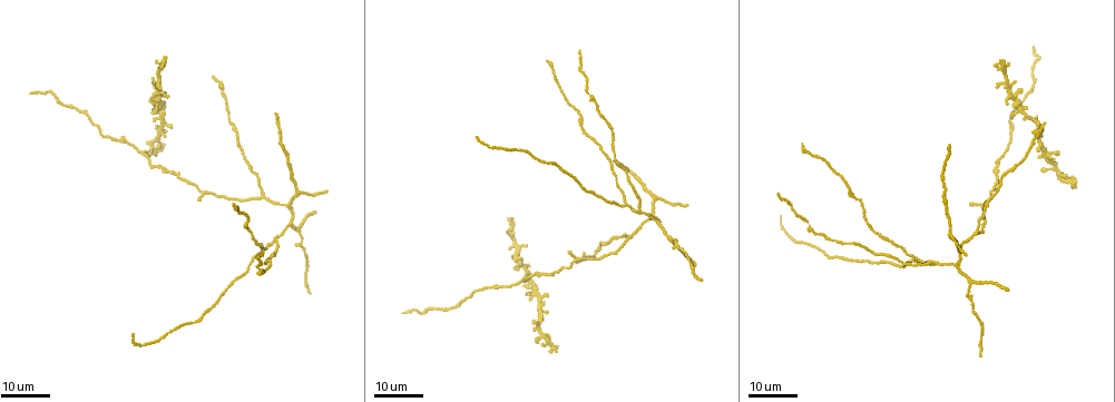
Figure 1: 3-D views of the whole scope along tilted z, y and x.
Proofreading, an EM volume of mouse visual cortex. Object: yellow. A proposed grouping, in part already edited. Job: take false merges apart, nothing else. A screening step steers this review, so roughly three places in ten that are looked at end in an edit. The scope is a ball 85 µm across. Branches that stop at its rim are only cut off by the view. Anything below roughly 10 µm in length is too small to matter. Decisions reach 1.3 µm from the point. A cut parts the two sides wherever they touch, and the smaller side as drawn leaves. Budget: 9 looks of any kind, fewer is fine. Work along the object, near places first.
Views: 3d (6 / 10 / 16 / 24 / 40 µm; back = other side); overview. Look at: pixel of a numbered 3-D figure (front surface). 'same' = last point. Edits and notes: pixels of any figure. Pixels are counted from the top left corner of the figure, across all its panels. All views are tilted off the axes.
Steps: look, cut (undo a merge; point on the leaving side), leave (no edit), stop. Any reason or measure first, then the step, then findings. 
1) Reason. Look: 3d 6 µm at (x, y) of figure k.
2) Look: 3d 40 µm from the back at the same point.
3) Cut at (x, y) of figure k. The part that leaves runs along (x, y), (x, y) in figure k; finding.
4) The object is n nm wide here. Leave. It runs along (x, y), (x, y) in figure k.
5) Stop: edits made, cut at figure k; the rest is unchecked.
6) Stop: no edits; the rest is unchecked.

Three arms meet. Look: 3d 16 µm at (163, 117) of figure 1.

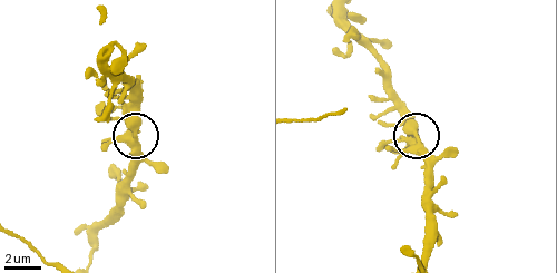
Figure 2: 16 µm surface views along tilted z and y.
Look: 3d 6 µm at (136, 136) of figure 2.

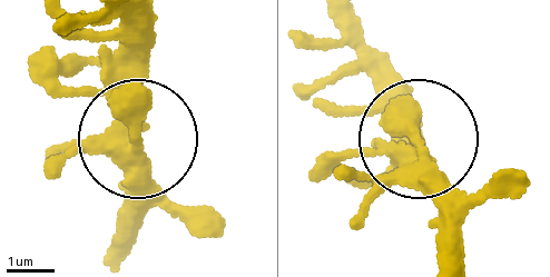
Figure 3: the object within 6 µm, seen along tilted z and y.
3 arms meet here. Leave. All the same neuron.

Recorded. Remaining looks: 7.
Two arms in line, one across. Look: 3d 16 µm at (288, 206) of figure 1.

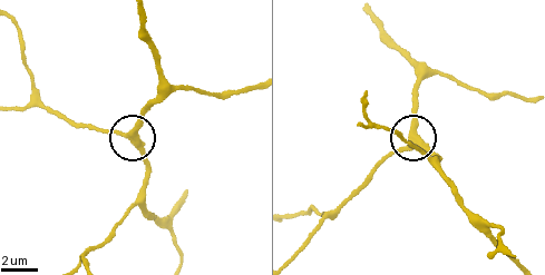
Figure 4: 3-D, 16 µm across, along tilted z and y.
Closer look. Look: 3d 10 µm at (137, 136) of figure 4.

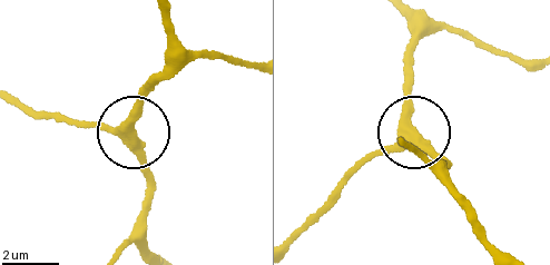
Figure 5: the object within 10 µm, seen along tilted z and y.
The object is 350 nm wide here. Leave. It runs along (295, 228), (357, 170), (406, 139), (408, 86) in figure 5; continuous, no second neuron.

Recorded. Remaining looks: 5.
Two arms in line, one across. Look: 3d 16 µm at (935, 261) of figure 1.

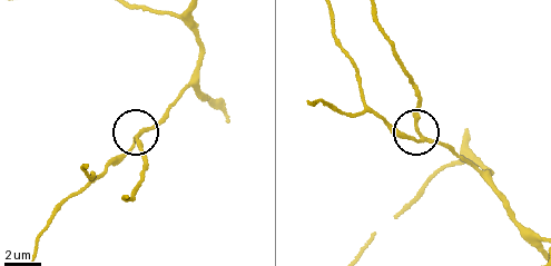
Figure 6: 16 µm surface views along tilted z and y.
Look: 3d 6 µm at (421, 135) of figure 6.

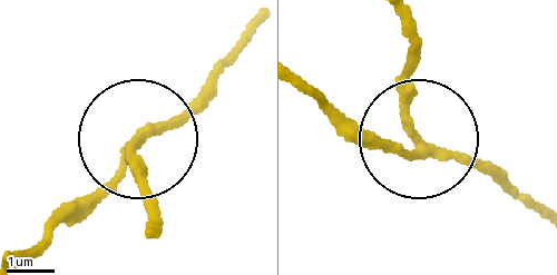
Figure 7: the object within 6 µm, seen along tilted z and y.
3 arms meet here. Leave. It runs along (533, 209), (417, 134), (418, 23) in figure 7; one neuron here.

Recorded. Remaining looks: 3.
Branch point. Look: 3d 24 µm at (628, 203) of figure 1.

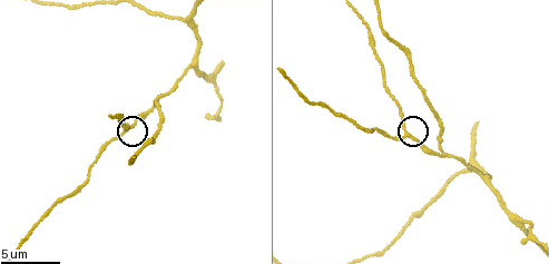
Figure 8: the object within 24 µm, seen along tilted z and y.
Look: 3d 10 µm at (407, 130) of figure 8.

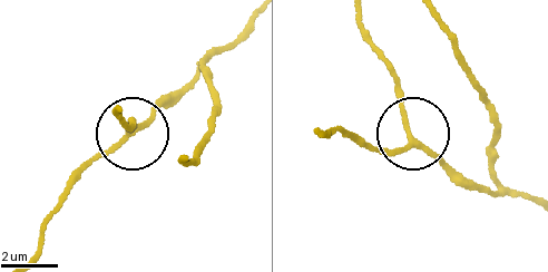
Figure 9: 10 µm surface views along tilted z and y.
The object is 170 nm wide here. Leave. It runs along (530, 202), (492, 195), (418, 141), (397, 71) in figure 9; continuous, no second neuron.

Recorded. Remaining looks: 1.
Stop: no edits; the rest is unchecked.

